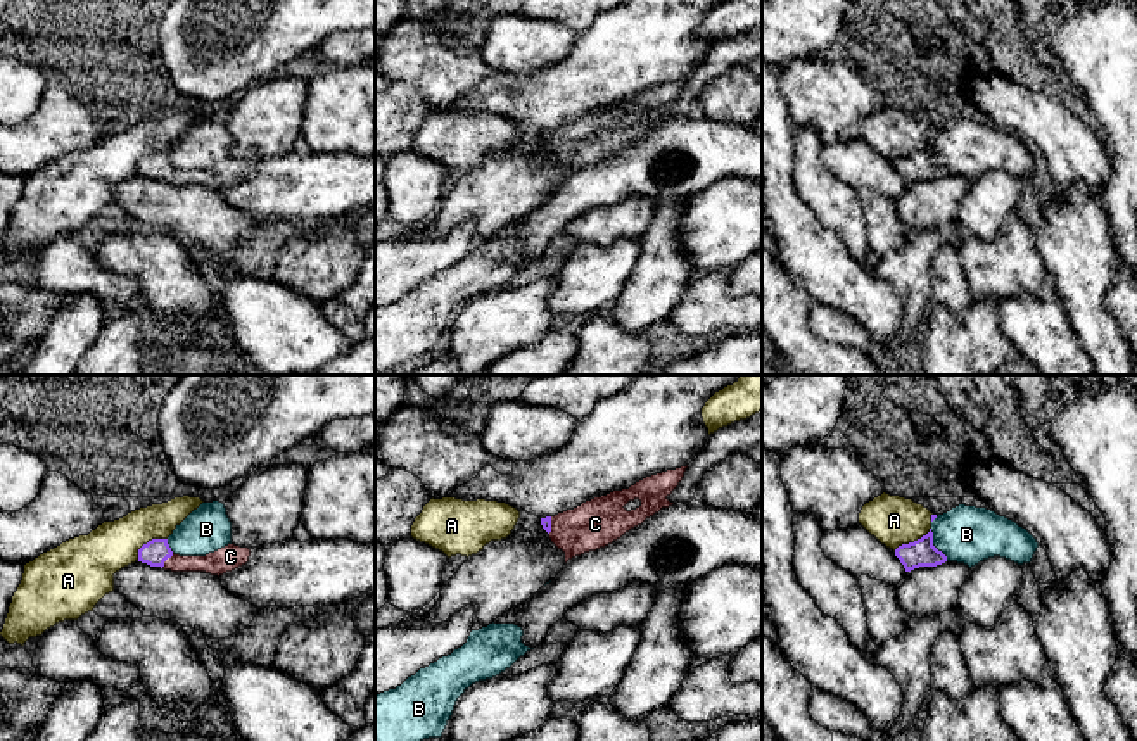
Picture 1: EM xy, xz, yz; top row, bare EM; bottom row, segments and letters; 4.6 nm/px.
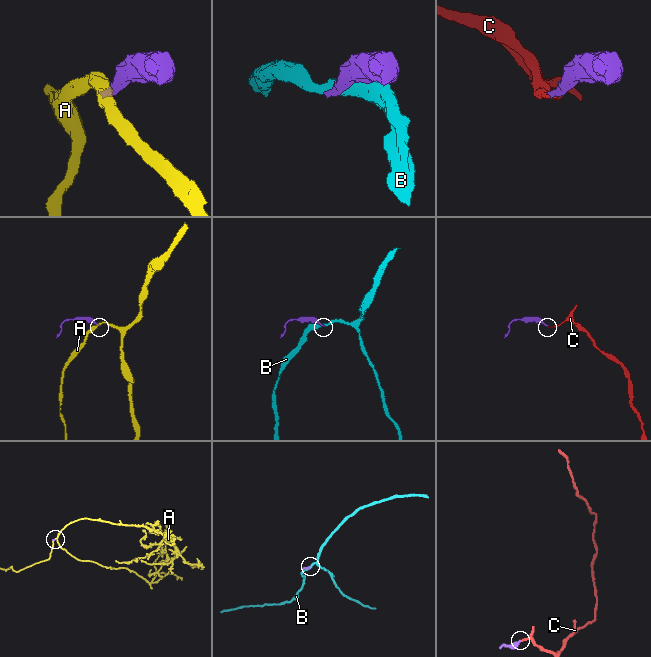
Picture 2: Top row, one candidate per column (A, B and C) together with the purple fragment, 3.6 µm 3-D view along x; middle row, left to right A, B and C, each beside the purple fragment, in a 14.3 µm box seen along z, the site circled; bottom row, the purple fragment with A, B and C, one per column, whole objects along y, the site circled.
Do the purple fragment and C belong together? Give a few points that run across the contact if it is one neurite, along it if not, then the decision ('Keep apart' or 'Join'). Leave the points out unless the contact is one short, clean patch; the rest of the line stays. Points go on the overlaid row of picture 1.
Line: xy (156, 551), (166, 558), (177, 563), (220, 562). Join

